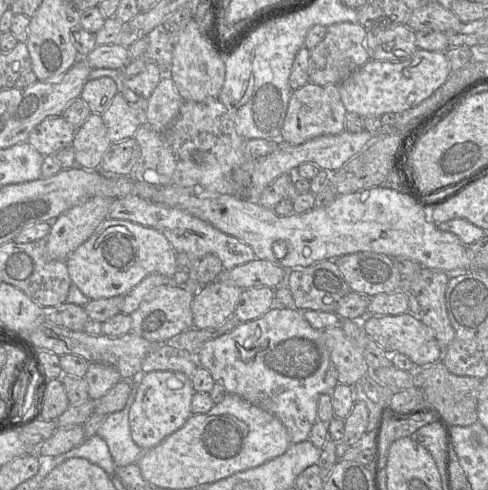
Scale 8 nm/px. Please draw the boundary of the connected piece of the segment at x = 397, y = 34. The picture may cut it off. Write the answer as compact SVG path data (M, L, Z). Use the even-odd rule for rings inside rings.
M405 24L374 27L365 39L369 58L380 61L404 62L417 50L415 31Z

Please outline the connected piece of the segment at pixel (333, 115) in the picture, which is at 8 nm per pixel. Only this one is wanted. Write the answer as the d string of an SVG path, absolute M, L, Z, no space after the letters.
M307 83L292 91L288 111L282 127L281 141L285 144L301 145L322 135L336 135L345 131L347 111L341 101L339 85L324 86Z

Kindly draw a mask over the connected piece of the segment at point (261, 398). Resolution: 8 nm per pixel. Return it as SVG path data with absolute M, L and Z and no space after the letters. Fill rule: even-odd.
M272 308L260 318L240 323L234 330L206 342L198 354L198 364L207 369L228 394L235 394L276 416L286 428L291 444L297 444L309 438L318 420L320 396L331 393L339 383L322 331L312 327L298 309Z

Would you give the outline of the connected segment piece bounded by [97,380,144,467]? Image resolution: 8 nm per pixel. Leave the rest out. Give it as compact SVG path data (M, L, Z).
M136 380L130 381L133 382L133 390L129 395L125 407L120 411L109 414L97 431L97 434L106 441L109 451L117 467L125 467L132 463L137 463L144 452L133 441L129 425L129 411L136 397Z

